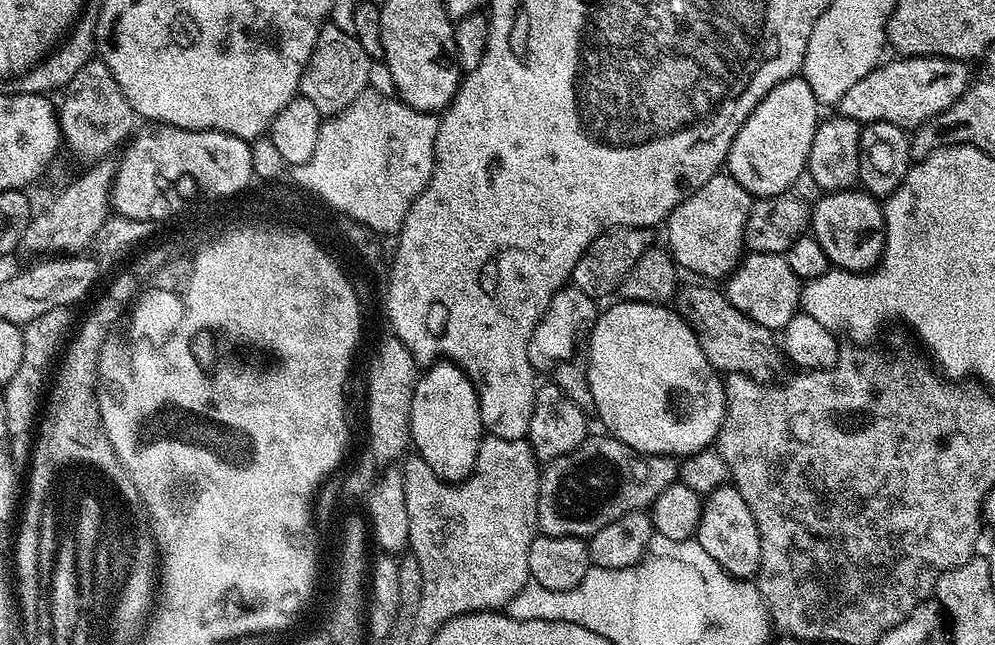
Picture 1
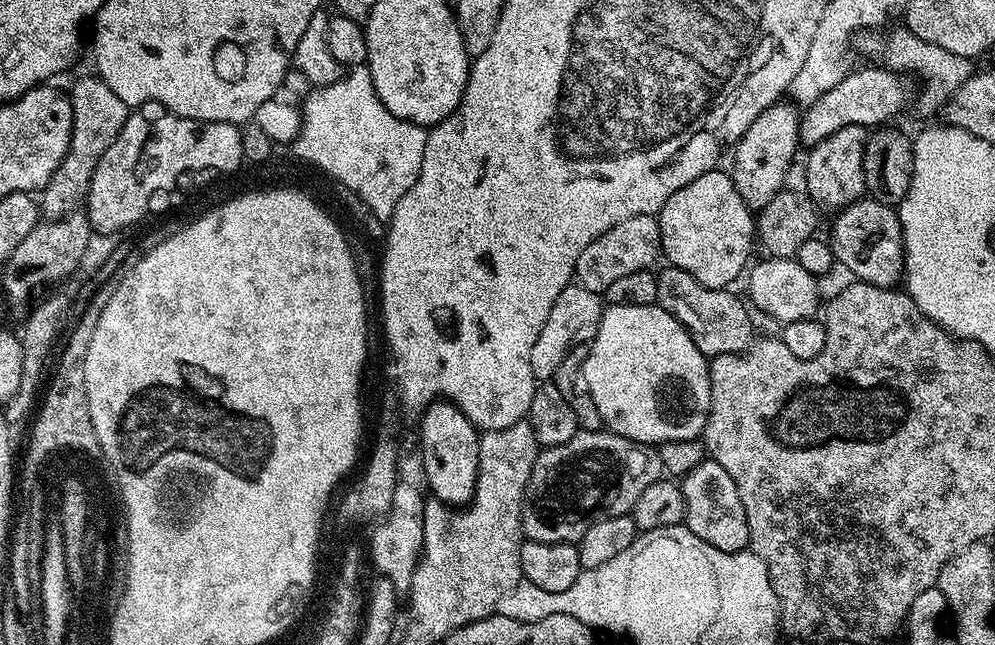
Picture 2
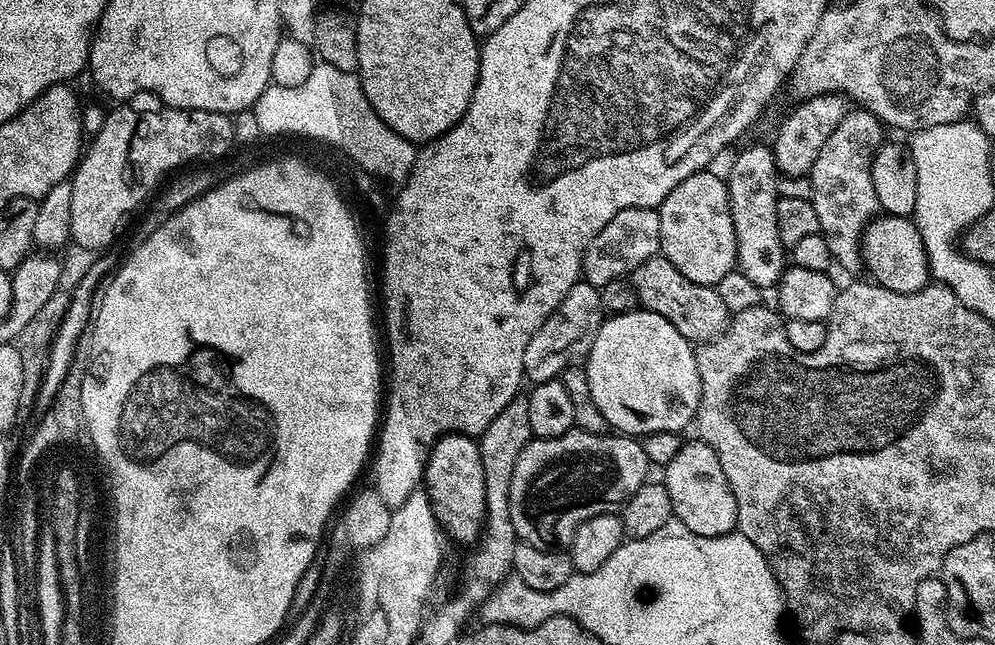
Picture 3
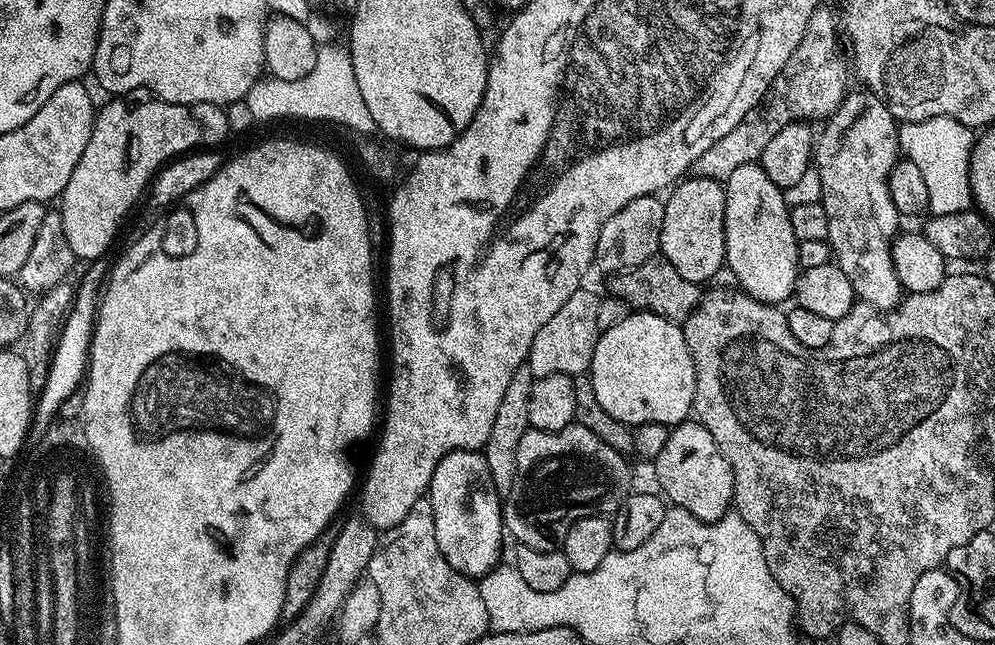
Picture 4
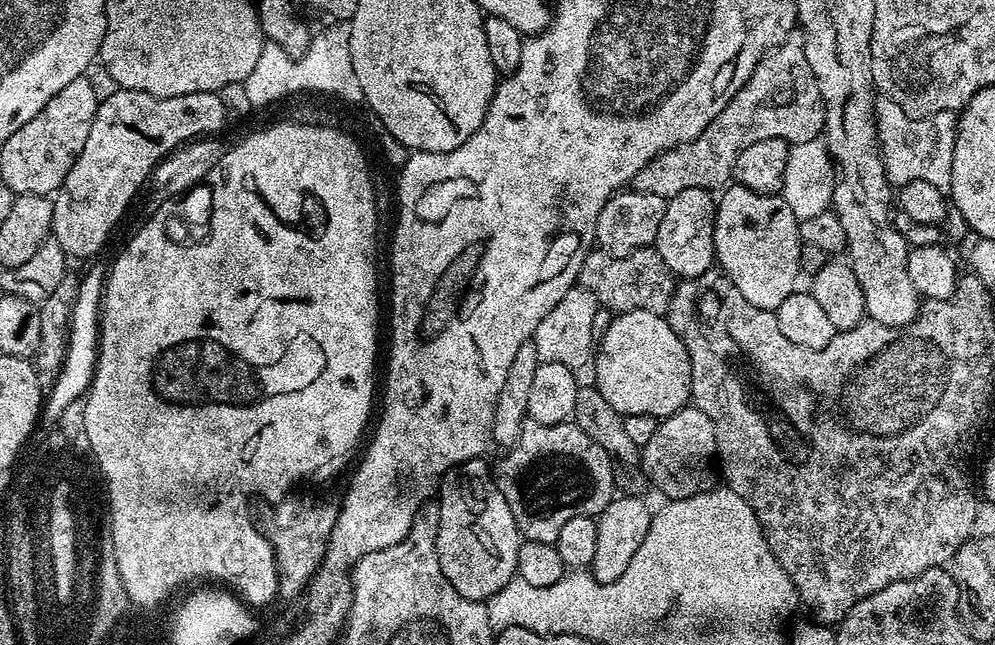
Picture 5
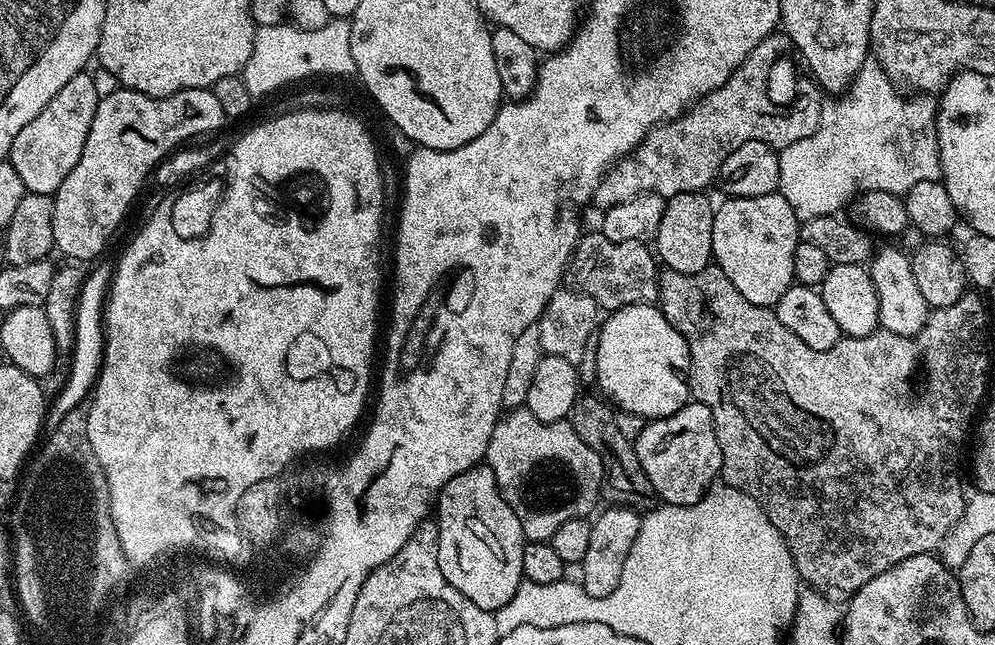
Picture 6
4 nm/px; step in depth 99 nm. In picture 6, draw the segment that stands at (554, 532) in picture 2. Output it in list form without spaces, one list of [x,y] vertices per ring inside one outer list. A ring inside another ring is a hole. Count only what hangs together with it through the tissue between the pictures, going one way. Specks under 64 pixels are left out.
[[[527,406],[505,411],[497,420],[490,434],[486,466],[494,474],[502,498],[514,510],[528,542],[551,541],[562,522],[591,517],[597,511],[596,500],[601,499],[605,483],[600,454],[576,436],[568,420],[547,424],[534,418]]]

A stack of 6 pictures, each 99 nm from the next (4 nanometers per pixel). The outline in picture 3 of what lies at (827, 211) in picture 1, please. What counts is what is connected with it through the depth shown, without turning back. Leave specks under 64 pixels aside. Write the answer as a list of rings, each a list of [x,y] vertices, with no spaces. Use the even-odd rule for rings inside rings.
[[[877,215],[864,231],[862,264],[875,283],[898,294],[914,294],[930,282],[928,259],[916,221],[907,216]]]

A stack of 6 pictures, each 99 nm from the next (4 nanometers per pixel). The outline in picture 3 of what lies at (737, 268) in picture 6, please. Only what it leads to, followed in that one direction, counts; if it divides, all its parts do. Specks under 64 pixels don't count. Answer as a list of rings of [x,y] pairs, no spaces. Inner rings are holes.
[[[760,144],[742,149],[732,169],[726,172],[736,235],[736,262],[739,271],[744,271],[745,278],[760,288],[779,285],[780,277],[786,271],[786,249],[778,238],[777,179],[776,159],[772,149],[765,145],[763,148]]]

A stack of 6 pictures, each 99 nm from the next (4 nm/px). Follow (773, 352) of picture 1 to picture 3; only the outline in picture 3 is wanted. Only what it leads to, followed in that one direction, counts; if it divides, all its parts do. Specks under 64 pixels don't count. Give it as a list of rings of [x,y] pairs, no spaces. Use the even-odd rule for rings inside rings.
[[[658,255],[642,262],[642,266],[632,272],[630,283],[643,311],[666,318],[666,322],[670,322],[670,326],[674,326],[682,338],[691,340],[693,345],[699,346],[705,340],[713,340],[726,330],[730,311],[727,302],[716,293],[719,291],[711,284],[690,282],[690,278],[686,278],[686,274],[682,274],[682,270],[675,268],[674,262],[664,256]]]

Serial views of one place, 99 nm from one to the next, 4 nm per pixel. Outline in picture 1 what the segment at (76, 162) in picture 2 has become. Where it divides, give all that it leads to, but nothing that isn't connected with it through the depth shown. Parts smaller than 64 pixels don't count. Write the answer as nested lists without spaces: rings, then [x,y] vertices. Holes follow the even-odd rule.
[[[98,58],[86,62],[86,66],[82,66],[82,70],[70,78],[68,87],[63,89],[63,96],[64,101],[58,104],[62,144],[66,150],[68,147],[69,154],[81,166],[109,159],[112,151],[116,147],[119,149],[137,131],[138,117],[134,106],[126,102],[126,94],[122,94],[122,86],[114,82],[110,66]]]

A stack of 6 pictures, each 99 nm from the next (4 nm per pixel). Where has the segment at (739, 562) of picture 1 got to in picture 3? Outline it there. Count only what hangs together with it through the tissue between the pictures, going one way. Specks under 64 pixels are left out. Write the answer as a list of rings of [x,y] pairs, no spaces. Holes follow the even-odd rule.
[[[699,438],[684,442],[678,454],[662,468],[662,482],[670,494],[670,506],[675,519],[681,520],[686,530],[694,530],[694,534],[703,536],[724,536],[736,528],[736,503],[734,490],[730,490],[730,482],[726,482],[726,473],[722,470],[722,462],[718,462],[718,454],[709,444]]]

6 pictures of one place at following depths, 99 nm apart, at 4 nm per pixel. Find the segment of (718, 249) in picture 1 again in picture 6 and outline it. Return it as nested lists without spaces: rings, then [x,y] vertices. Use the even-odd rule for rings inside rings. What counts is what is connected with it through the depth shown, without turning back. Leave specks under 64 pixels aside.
[[[703,191],[683,192],[667,197],[662,222],[654,237],[654,252],[665,269],[694,275],[713,263],[712,231],[714,204],[704,197]]]

